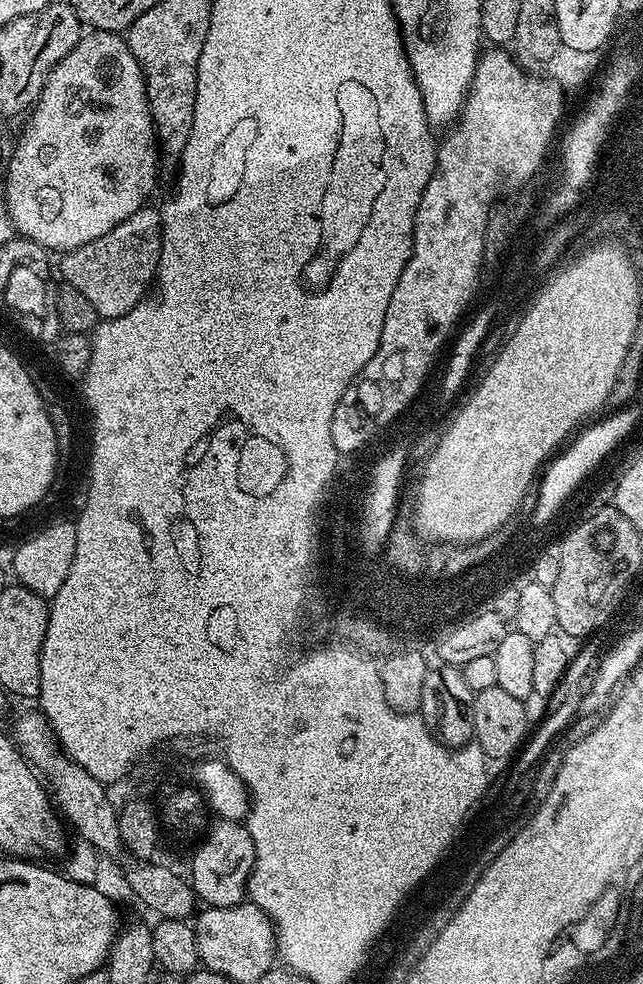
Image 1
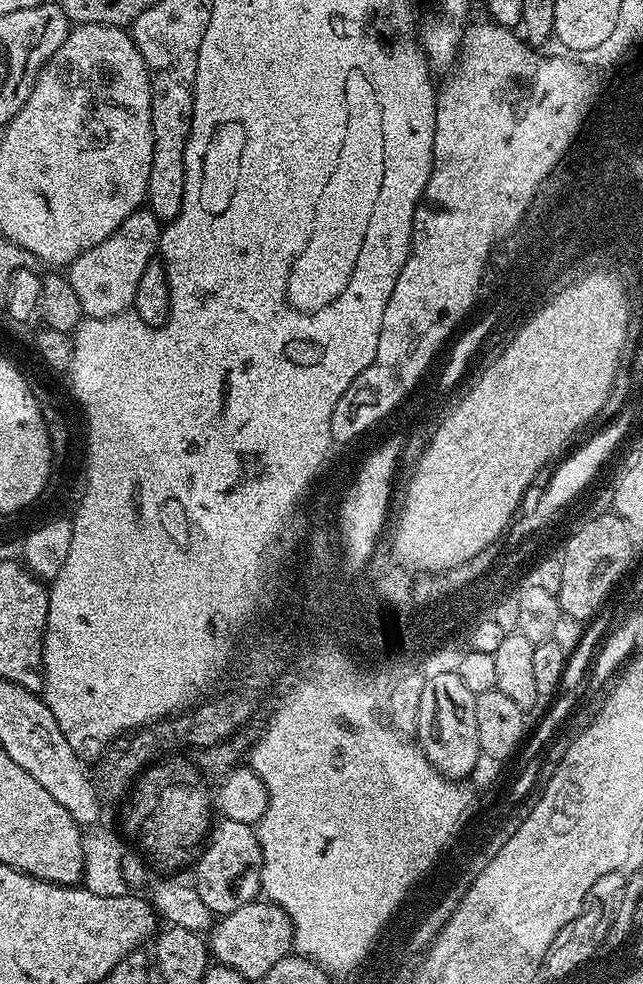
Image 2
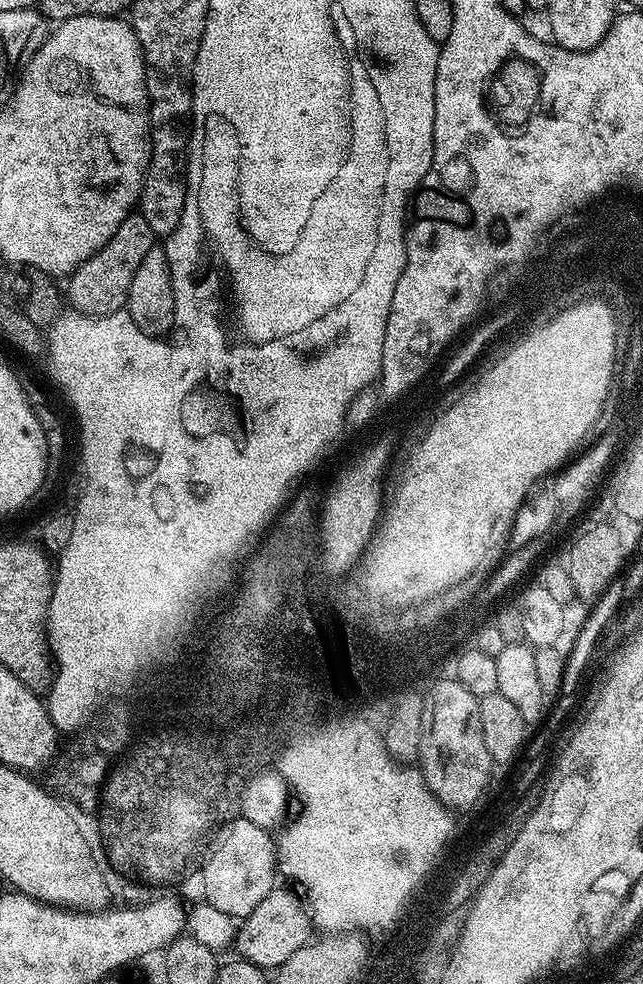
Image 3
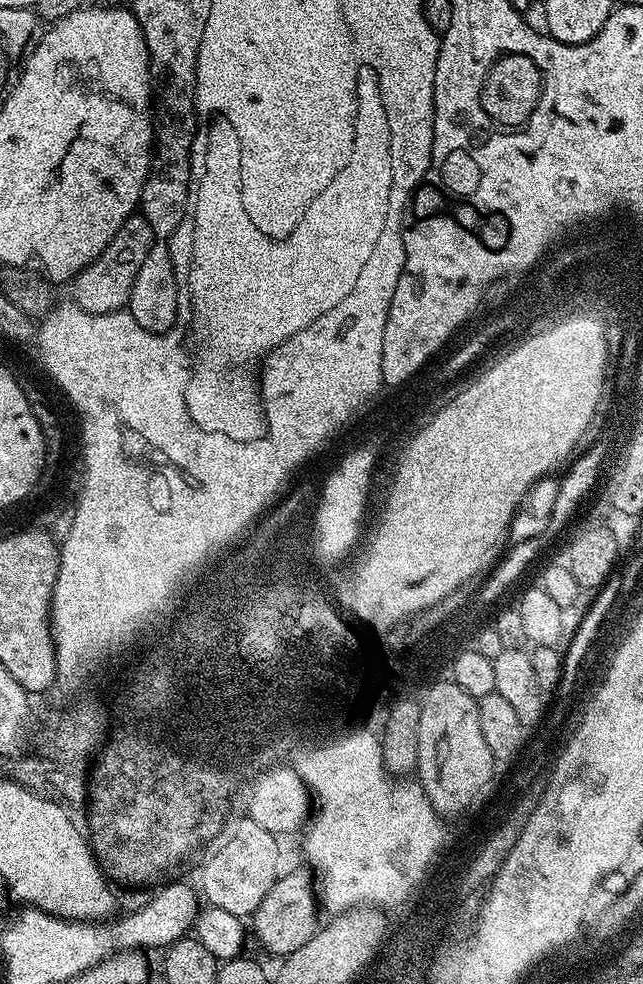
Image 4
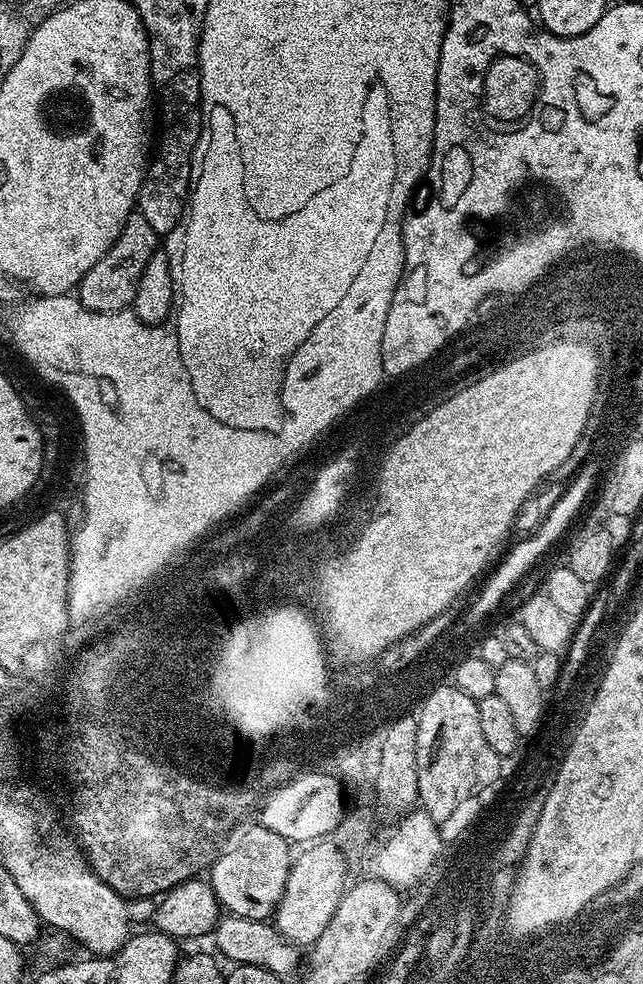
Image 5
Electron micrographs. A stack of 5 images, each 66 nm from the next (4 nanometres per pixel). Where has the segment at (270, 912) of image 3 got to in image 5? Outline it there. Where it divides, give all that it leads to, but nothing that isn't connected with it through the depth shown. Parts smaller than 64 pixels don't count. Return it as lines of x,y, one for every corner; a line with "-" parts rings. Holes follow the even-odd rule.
322,842
309,843
301,852
304,853
293,859
288,870
284,893
274,913
274,927
291,944
311,946
316,943
322,930
326,930
330,918
334,918
334,910
338,910
349,883
350,870
341,864
336,851

